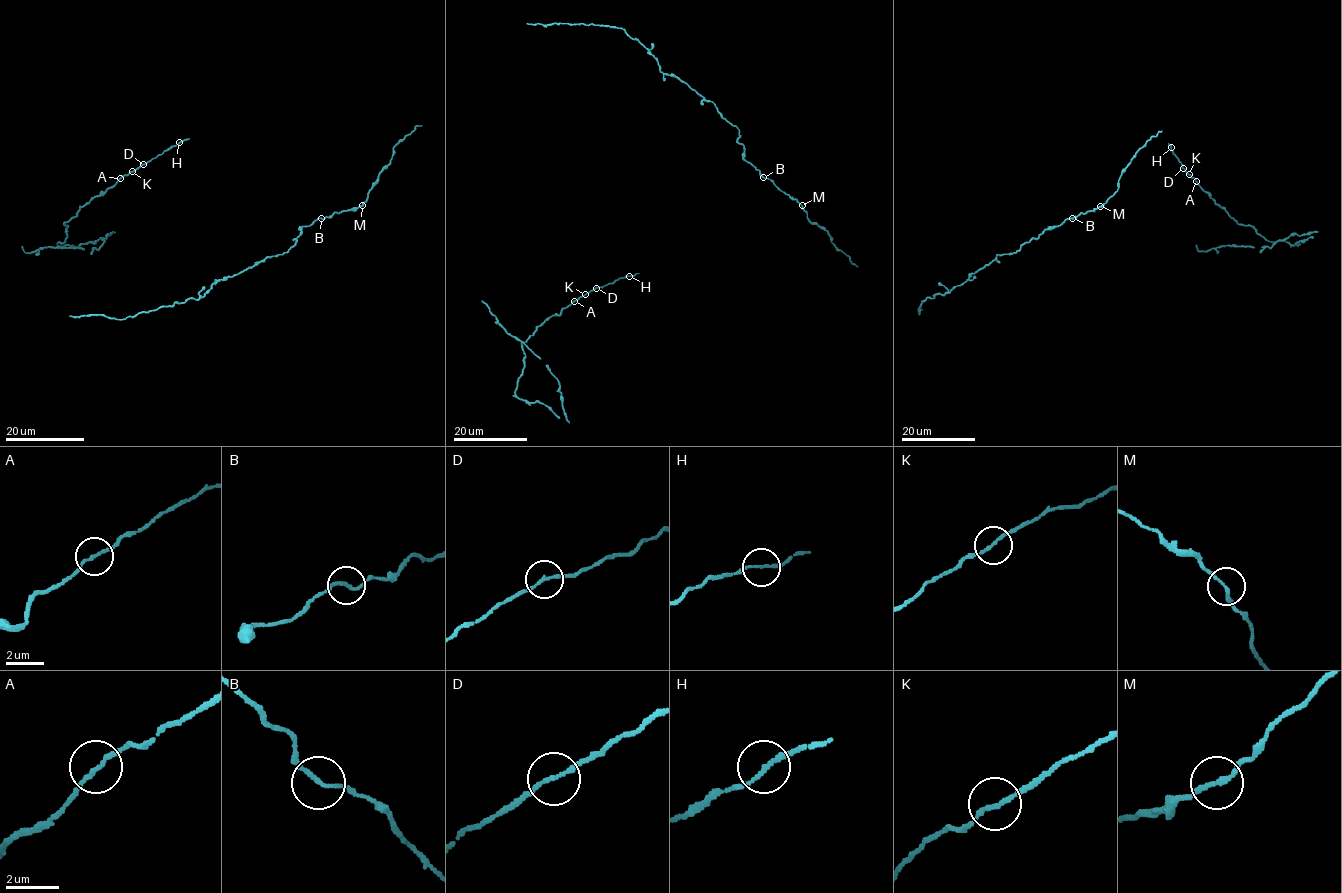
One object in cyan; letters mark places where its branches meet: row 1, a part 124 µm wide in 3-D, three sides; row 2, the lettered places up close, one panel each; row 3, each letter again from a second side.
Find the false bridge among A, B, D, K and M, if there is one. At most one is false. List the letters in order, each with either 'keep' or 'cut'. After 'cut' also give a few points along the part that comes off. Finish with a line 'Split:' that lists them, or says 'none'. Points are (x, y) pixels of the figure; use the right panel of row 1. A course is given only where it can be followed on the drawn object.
A: keep
B: keep
D: keep
K: keep
M: keep
Split: none

